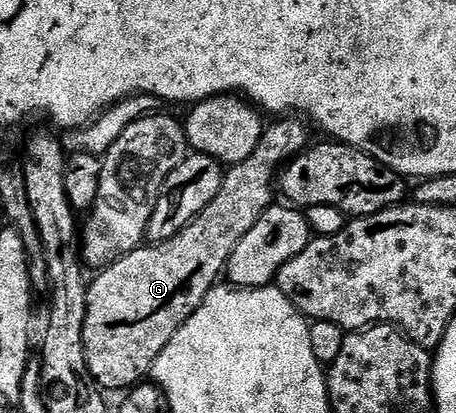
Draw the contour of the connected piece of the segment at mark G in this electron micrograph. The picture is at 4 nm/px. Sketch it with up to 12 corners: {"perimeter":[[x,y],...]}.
{"perimeter":[[277,118],[175,238],[88,285],[93,381],[129,390],[222,279],[310,147]]}

